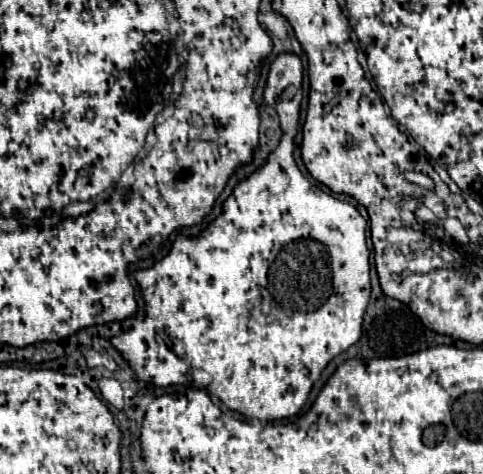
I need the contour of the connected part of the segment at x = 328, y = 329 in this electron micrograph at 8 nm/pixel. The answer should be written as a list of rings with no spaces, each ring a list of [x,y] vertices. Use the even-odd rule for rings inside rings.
[[[280,54],[274,60],[274,64],[270,66],[264,100],[268,106],[274,106],[280,118],[280,126],[284,134],[282,134],[278,148],[268,156],[266,166],[256,170],[250,178],[242,180],[234,188],[230,198],[224,202],[222,214],[198,238],[178,236],[166,258],[156,262],[152,268],[138,270],[134,274],[134,278],[140,284],[144,302],[146,302],[146,318],[142,324],[136,324],[130,332],[124,332],[112,338],[112,346],[122,352],[122,356],[130,362],[134,374],[140,380],[150,382],[154,386],[172,386],[172,384],[184,384],[188,382],[188,378],[192,378],[192,382],[196,382],[200,388],[206,388],[210,394],[220,398],[230,410],[240,412],[246,418],[256,418],[256,420],[282,420],[282,418],[288,418],[300,412],[314,382],[320,378],[326,364],[336,354],[348,350],[352,344],[358,342],[362,334],[362,316],[370,302],[370,276],[368,276],[370,274],[370,262],[368,262],[370,252],[366,246],[366,220],[360,216],[360,212],[352,204],[338,200],[336,196],[324,192],[322,188],[306,180],[294,162],[294,136],[298,132],[298,118],[300,118],[300,104],[302,104],[302,72],[304,68],[296,54]],[[326,272],[332,274],[332,294],[328,300],[326,300]]]

